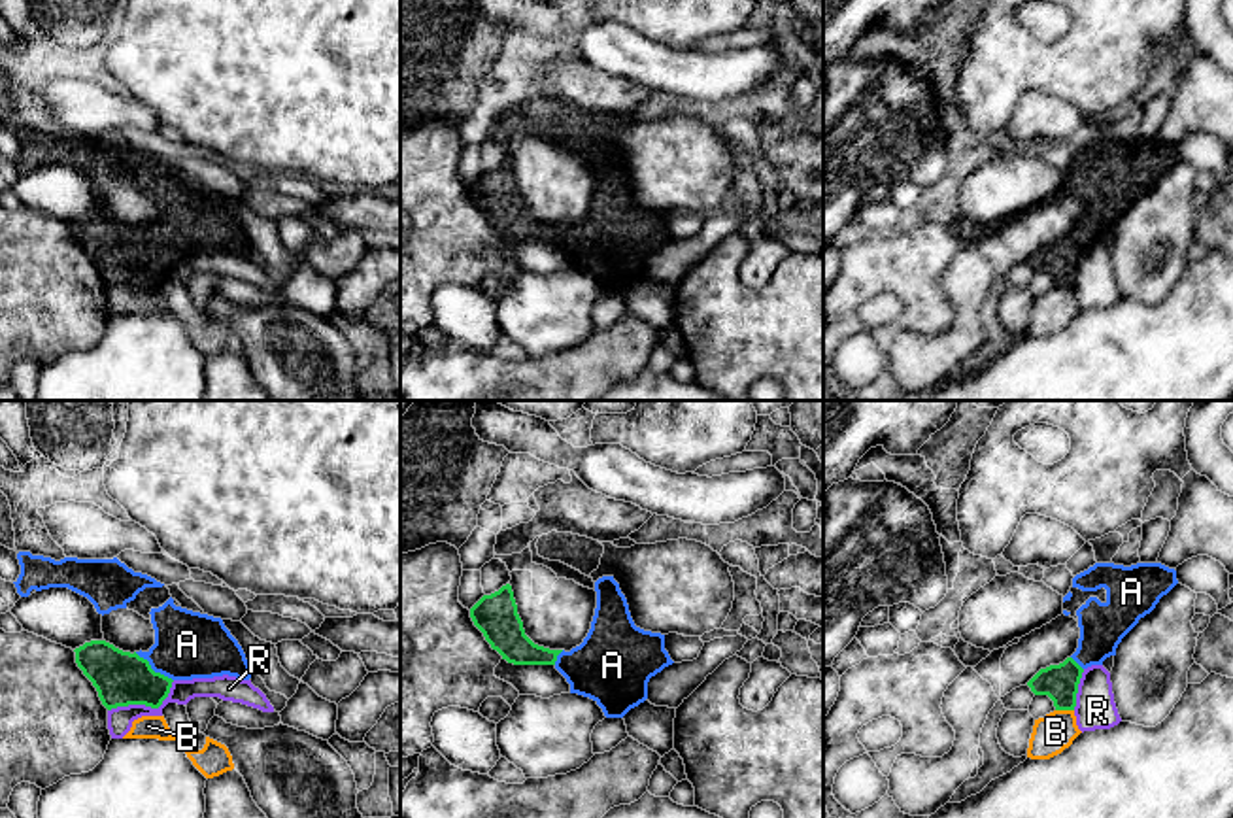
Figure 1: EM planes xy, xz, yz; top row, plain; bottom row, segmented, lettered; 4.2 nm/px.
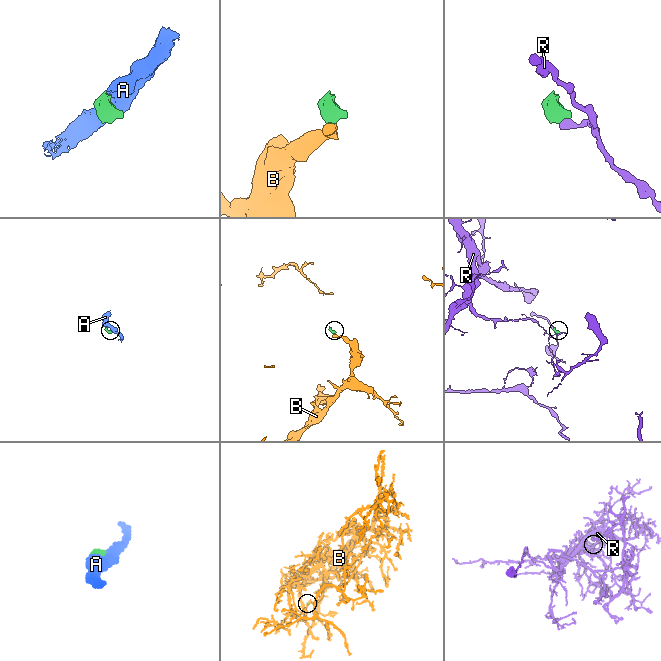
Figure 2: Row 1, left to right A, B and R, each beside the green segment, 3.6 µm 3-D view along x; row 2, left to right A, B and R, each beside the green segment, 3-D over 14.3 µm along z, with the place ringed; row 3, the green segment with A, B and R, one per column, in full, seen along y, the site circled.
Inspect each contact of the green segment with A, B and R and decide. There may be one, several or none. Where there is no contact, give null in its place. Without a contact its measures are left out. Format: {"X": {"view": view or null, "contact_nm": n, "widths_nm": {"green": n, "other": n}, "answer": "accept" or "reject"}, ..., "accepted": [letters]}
{"A": {"view": "xy", "contact_nm": 200, "widths_nm": {"green": 240, "other": 280}, "answer": "accept"}, "B": {"view": "yz", "contact_nm": 80, "widths_nm": {"green": 160, "other": 160}, "answer": "reject"}, "R": {"view": "xy", "contact_nm": 320, "widths_nm": {"green": 240, "other": 110}, "answer": "reject"}, "accepted": ["A"]}

